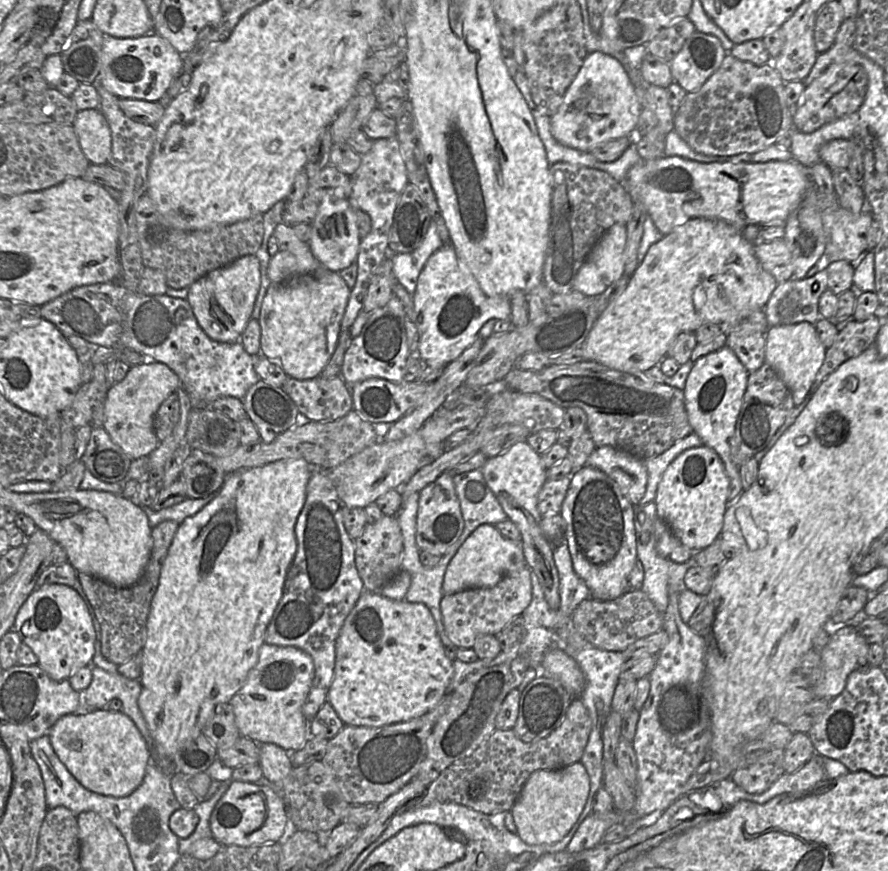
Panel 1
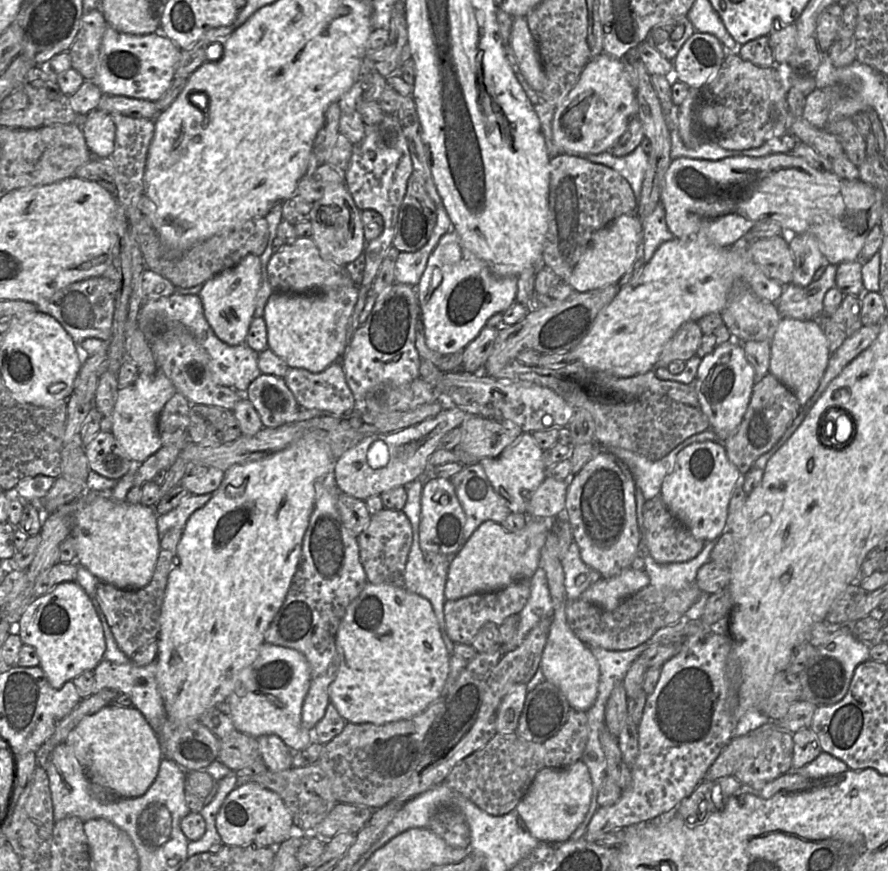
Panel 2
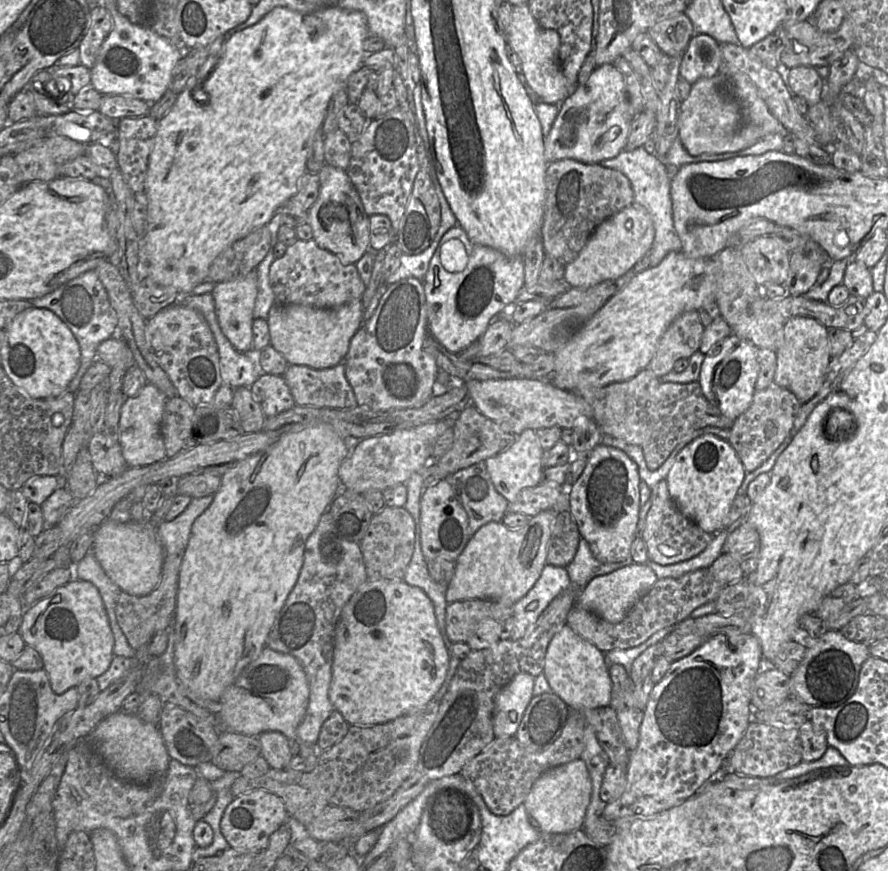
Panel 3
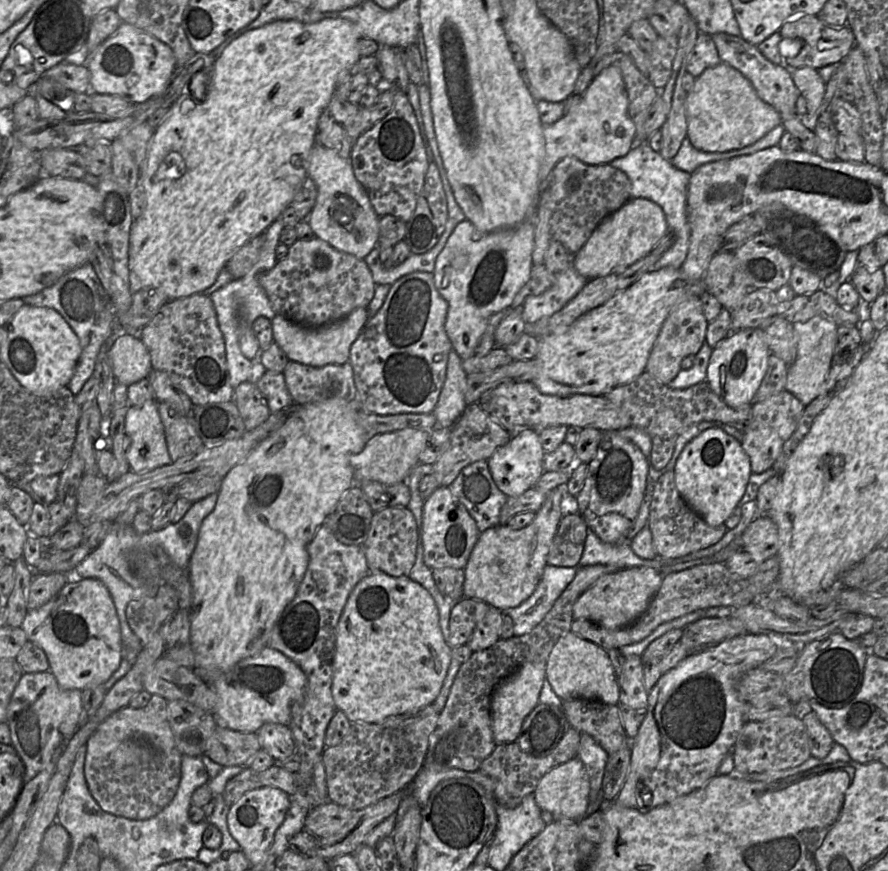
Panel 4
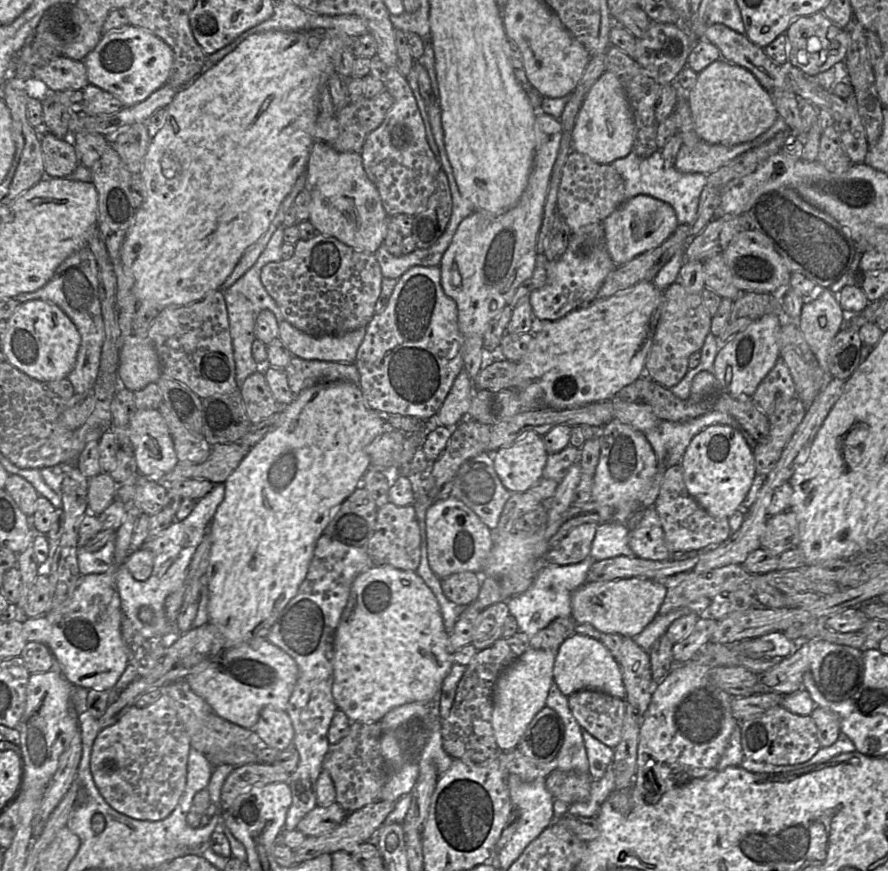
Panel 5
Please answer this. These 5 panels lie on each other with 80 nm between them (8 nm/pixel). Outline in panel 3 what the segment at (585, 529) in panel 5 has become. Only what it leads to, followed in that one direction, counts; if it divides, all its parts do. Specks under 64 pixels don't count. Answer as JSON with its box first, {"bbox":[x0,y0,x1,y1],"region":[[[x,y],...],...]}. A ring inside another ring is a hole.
{"bbox":[547,511,581,567],"region":[[[569,511],[558,513],[547,547],[547,563],[566,567],[574,558],[581,535]]]}

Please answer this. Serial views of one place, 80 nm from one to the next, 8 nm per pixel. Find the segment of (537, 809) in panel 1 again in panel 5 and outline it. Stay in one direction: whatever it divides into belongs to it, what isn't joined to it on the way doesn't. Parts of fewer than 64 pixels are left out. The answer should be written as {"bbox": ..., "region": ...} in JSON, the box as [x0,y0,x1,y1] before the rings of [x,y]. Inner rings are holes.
{"bbox":[545,769,591,805],"region":[[[554,769],[546,778],[545,785],[556,801],[567,805],[585,802],[590,795],[591,778],[588,773],[564,772]]]}

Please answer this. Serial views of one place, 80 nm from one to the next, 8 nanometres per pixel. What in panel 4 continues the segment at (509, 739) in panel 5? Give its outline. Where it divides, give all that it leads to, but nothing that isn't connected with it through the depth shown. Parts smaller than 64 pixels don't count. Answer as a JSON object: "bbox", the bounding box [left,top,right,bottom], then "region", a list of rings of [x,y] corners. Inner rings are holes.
{"bbox":[491,662,545,744],"region":[[[527,662],[502,680],[495,688],[491,699],[491,718],[496,744],[516,742],[524,719],[539,703],[539,695],[545,679],[545,663]]]}

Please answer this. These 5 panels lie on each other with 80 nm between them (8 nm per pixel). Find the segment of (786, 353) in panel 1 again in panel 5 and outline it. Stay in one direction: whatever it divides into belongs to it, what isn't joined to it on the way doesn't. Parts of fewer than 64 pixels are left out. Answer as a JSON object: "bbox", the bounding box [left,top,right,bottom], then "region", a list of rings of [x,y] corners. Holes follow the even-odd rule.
{"bbox":[798,288,848,372],"region":[[[829,288],[818,291],[817,298],[802,308],[798,327],[824,372],[829,372],[829,350],[837,333],[846,325],[847,318],[848,314]]]}

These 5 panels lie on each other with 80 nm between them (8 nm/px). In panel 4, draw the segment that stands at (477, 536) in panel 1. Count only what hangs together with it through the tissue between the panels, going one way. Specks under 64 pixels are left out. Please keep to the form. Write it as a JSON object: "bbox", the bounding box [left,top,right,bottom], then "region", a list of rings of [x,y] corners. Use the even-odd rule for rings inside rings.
{"bbox":[463,485,565,610],"region":[[[558,485],[546,497],[533,521],[521,529],[496,525],[482,531],[464,567],[463,598],[479,599],[500,610],[525,601],[540,581],[552,540],[561,520],[565,485]]]}

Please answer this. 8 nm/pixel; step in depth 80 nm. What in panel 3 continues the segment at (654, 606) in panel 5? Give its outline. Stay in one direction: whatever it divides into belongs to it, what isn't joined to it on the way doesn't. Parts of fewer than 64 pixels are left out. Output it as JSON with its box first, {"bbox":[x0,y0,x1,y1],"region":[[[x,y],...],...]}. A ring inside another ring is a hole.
{"bbox":[575,563,658,622],"region":[[[631,563],[606,575],[593,578],[579,592],[575,605],[588,610],[607,622],[621,622],[631,606],[645,595],[658,580],[647,563]]]}

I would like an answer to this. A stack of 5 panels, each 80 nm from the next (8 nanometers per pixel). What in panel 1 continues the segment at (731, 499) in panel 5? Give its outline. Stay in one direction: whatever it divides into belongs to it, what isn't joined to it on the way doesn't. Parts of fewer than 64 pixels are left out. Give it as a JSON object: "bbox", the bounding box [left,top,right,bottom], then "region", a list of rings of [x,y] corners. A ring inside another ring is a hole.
{"bbox":[654,445,730,552],"region":[[[704,445],[687,449],[670,463],[658,484],[654,500],[657,517],[671,528],[684,546],[694,552],[702,550],[711,545],[721,533],[727,508],[729,485],[730,481],[724,464],[714,449]]]}

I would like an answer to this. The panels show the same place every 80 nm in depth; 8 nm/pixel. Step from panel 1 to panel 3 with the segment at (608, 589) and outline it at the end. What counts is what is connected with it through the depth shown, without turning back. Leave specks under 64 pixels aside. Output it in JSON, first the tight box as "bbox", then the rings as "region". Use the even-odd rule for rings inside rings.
{"bbox":[569,444,639,562],"region":[[[598,444],[588,456],[588,461],[580,477],[571,486],[569,512],[573,516],[582,539],[585,539],[594,557],[601,562],[623,562],[631,559],[631,545],[638,536],[639,484],[638,467],[625,452],[615,447]]]}

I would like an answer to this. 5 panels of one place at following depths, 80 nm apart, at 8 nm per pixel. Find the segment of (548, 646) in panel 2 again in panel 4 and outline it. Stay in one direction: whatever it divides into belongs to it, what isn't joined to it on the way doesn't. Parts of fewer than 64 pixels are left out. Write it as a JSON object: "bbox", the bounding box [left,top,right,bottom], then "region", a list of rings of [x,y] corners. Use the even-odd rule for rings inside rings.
{"bbox":[546,631,620,705],"region":[[[572,631],[561,636],[553,646],[546,663],[546,678],[553,691],[563,701],[583,698],[617,705],[620,696],[616,676],[607,650],[585,640]]]}

